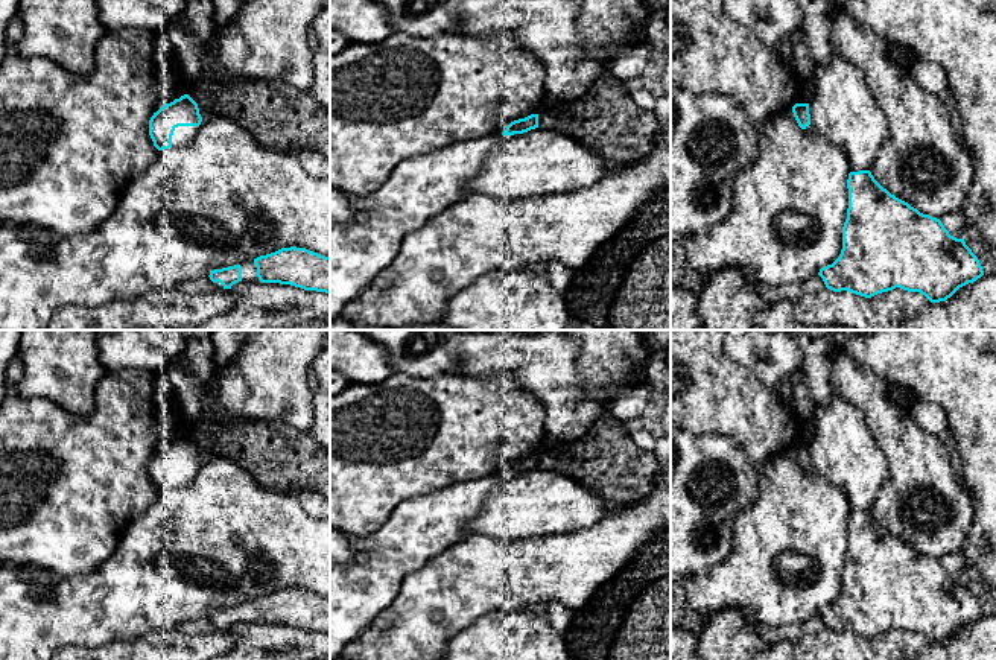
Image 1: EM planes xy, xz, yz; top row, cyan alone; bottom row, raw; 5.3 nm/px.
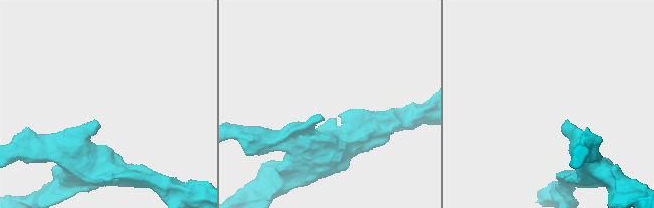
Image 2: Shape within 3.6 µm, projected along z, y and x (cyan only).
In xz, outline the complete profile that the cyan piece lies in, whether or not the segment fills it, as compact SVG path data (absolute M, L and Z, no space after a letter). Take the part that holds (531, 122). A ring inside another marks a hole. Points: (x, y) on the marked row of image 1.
M531 114L525 119L511 122L502 134L505 137L514 134L523 134L535 128L538 128L538 114Z

